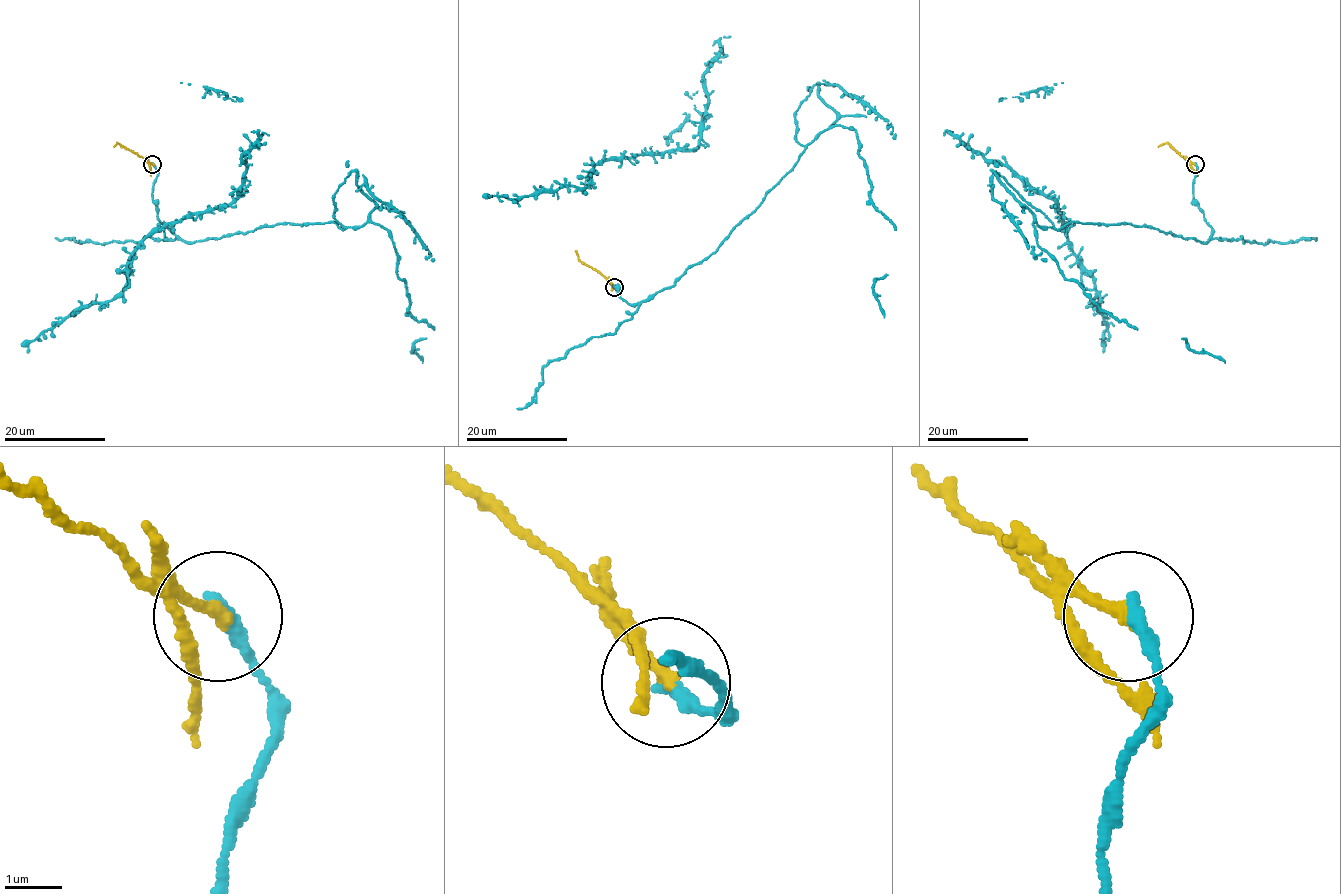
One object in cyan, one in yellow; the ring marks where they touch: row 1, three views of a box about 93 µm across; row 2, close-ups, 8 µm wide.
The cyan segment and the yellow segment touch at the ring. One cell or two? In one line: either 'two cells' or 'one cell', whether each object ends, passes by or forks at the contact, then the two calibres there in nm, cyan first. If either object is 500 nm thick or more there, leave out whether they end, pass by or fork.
two cells; cyan ends; yellow ends; calibres 260 and 190 nm

